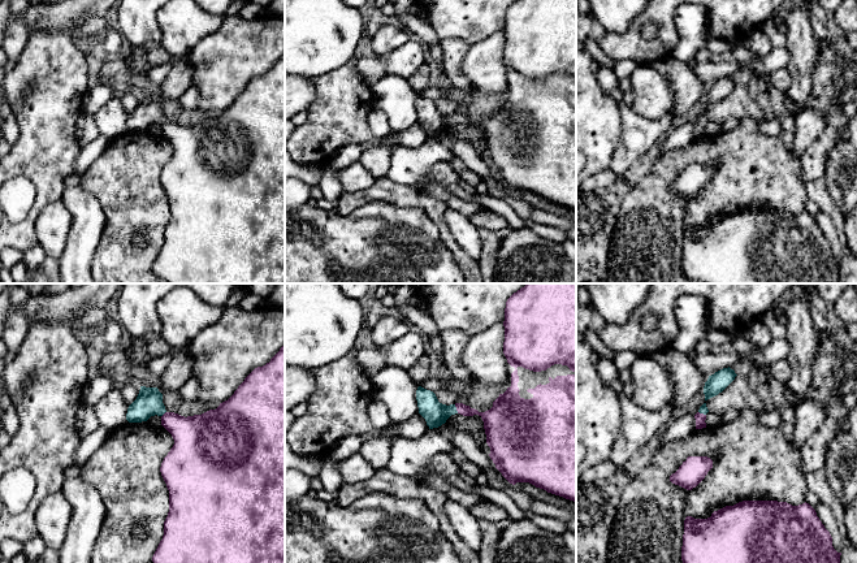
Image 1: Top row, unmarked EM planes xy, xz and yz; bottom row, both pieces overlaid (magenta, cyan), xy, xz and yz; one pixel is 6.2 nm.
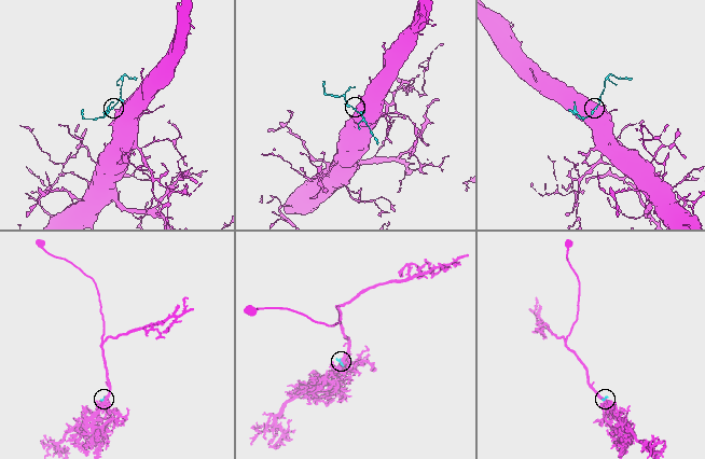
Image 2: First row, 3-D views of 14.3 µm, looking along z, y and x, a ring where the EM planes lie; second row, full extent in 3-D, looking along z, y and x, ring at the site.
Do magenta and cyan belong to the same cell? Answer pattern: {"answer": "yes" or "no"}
{"answer": "yes"}

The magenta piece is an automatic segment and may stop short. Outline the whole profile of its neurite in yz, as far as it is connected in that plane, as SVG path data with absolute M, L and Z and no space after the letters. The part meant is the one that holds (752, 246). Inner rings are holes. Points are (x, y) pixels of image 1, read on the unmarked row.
M743 209L714 220L707 228L687 225L683 273L700 283L840 283L832 246L809 212Z

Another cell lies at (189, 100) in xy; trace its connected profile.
M190 86L177 101L185 112L196 109L199 101L198 87Z

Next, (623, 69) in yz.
M618 60L614 61L613 70L619 81L631 78L633 74L635 69L639 66L637 62L632 60Z

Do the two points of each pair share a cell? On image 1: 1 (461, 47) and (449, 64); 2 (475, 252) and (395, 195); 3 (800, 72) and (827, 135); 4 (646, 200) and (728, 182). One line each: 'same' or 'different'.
1: same
2: different
3: different
4: same

